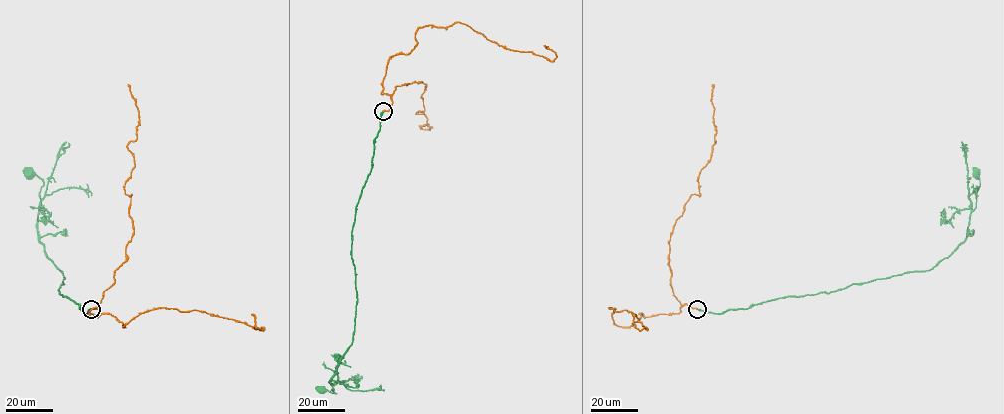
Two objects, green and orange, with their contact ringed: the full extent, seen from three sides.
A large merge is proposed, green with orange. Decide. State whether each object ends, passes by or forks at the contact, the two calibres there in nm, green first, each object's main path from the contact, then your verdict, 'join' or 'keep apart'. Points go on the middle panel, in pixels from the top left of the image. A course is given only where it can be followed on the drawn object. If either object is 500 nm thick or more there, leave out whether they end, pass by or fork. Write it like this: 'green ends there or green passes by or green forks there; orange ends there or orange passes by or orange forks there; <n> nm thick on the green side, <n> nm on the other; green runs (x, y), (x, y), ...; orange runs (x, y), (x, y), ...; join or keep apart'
green ends there; orange ends there; 280 nm thick on the green side, 360 nm on the other; green runs (384, 111), (351, 232), (357, 294), (353, 340), (330, 379), (336, 393), (322, 388); orange runs (384, 111), (392, 102), (381, 93), (388, 60), (408, 54), (419, 28), (459, 22), (552, 60), (544, 45); join

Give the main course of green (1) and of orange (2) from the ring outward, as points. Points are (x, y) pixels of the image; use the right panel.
1: (697, 309), (720, 314), (786, 296), (830, 293), (853, 284), (930, 270), (966, 237), (980, 186), (975, 173)
2: (697, 309), (640, 313), (619, 327), (609, 308), (647, 329), (631, 314)

